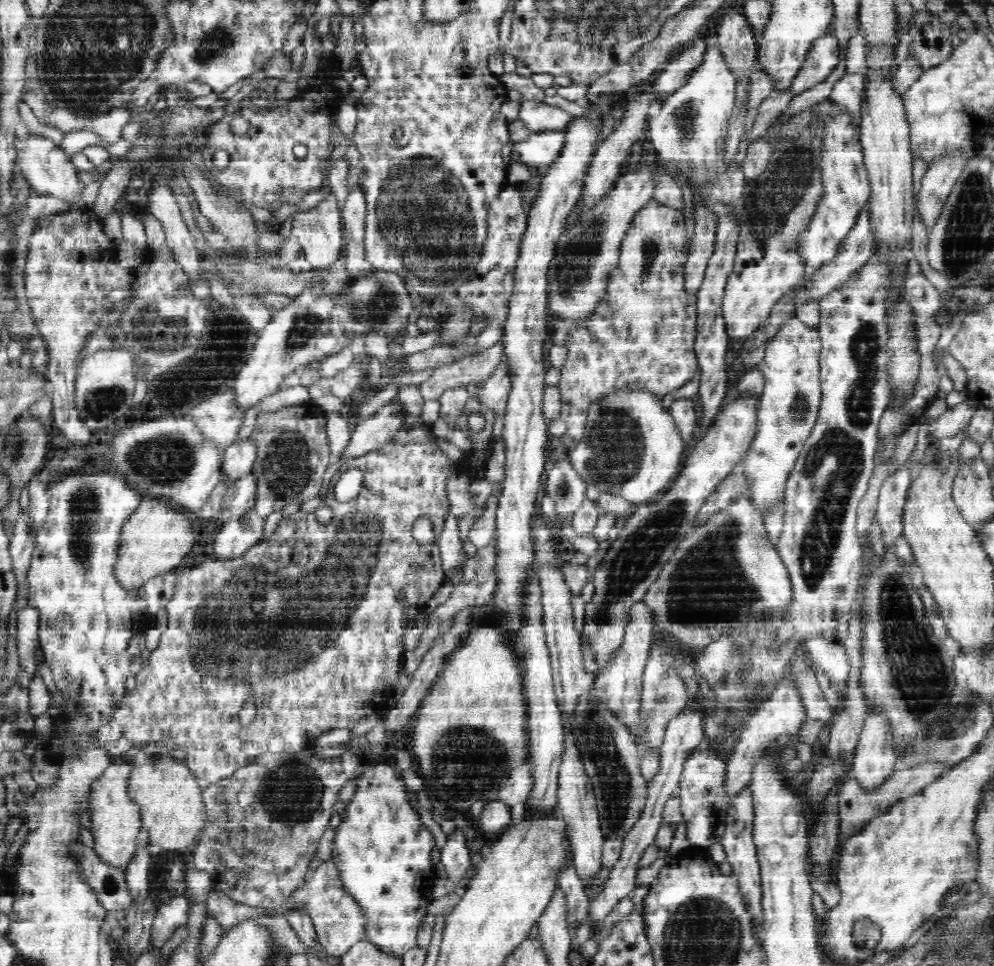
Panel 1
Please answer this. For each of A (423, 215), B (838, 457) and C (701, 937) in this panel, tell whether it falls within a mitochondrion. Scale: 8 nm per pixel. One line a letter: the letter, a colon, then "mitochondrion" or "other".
A: mitochondrion
B: mitochondrion
C: mitochondrion

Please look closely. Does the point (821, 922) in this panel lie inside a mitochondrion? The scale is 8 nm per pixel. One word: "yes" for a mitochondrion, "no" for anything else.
no

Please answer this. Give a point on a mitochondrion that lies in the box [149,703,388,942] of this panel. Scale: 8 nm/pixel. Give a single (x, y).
(290, 792)

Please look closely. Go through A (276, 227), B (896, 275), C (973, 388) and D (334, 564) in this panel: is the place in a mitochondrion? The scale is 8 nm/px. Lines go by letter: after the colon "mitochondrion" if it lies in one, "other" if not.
A: other
B: other
C: other
D: mitochondrion

